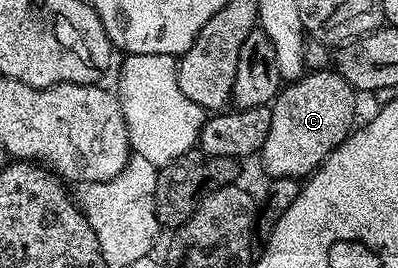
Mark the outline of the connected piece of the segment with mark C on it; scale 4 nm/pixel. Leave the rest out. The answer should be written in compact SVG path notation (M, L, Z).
M337 70L310 71L303 74L302 78L287 82L274 96L270 107L272 125L268 128L268 137L264 140L260 152L262 167L267 171L269 178L305 180L317 171L319 165L331 155L342 142L355 130L354 123L354 98L356 92L353 87L344 81L344 77Z

